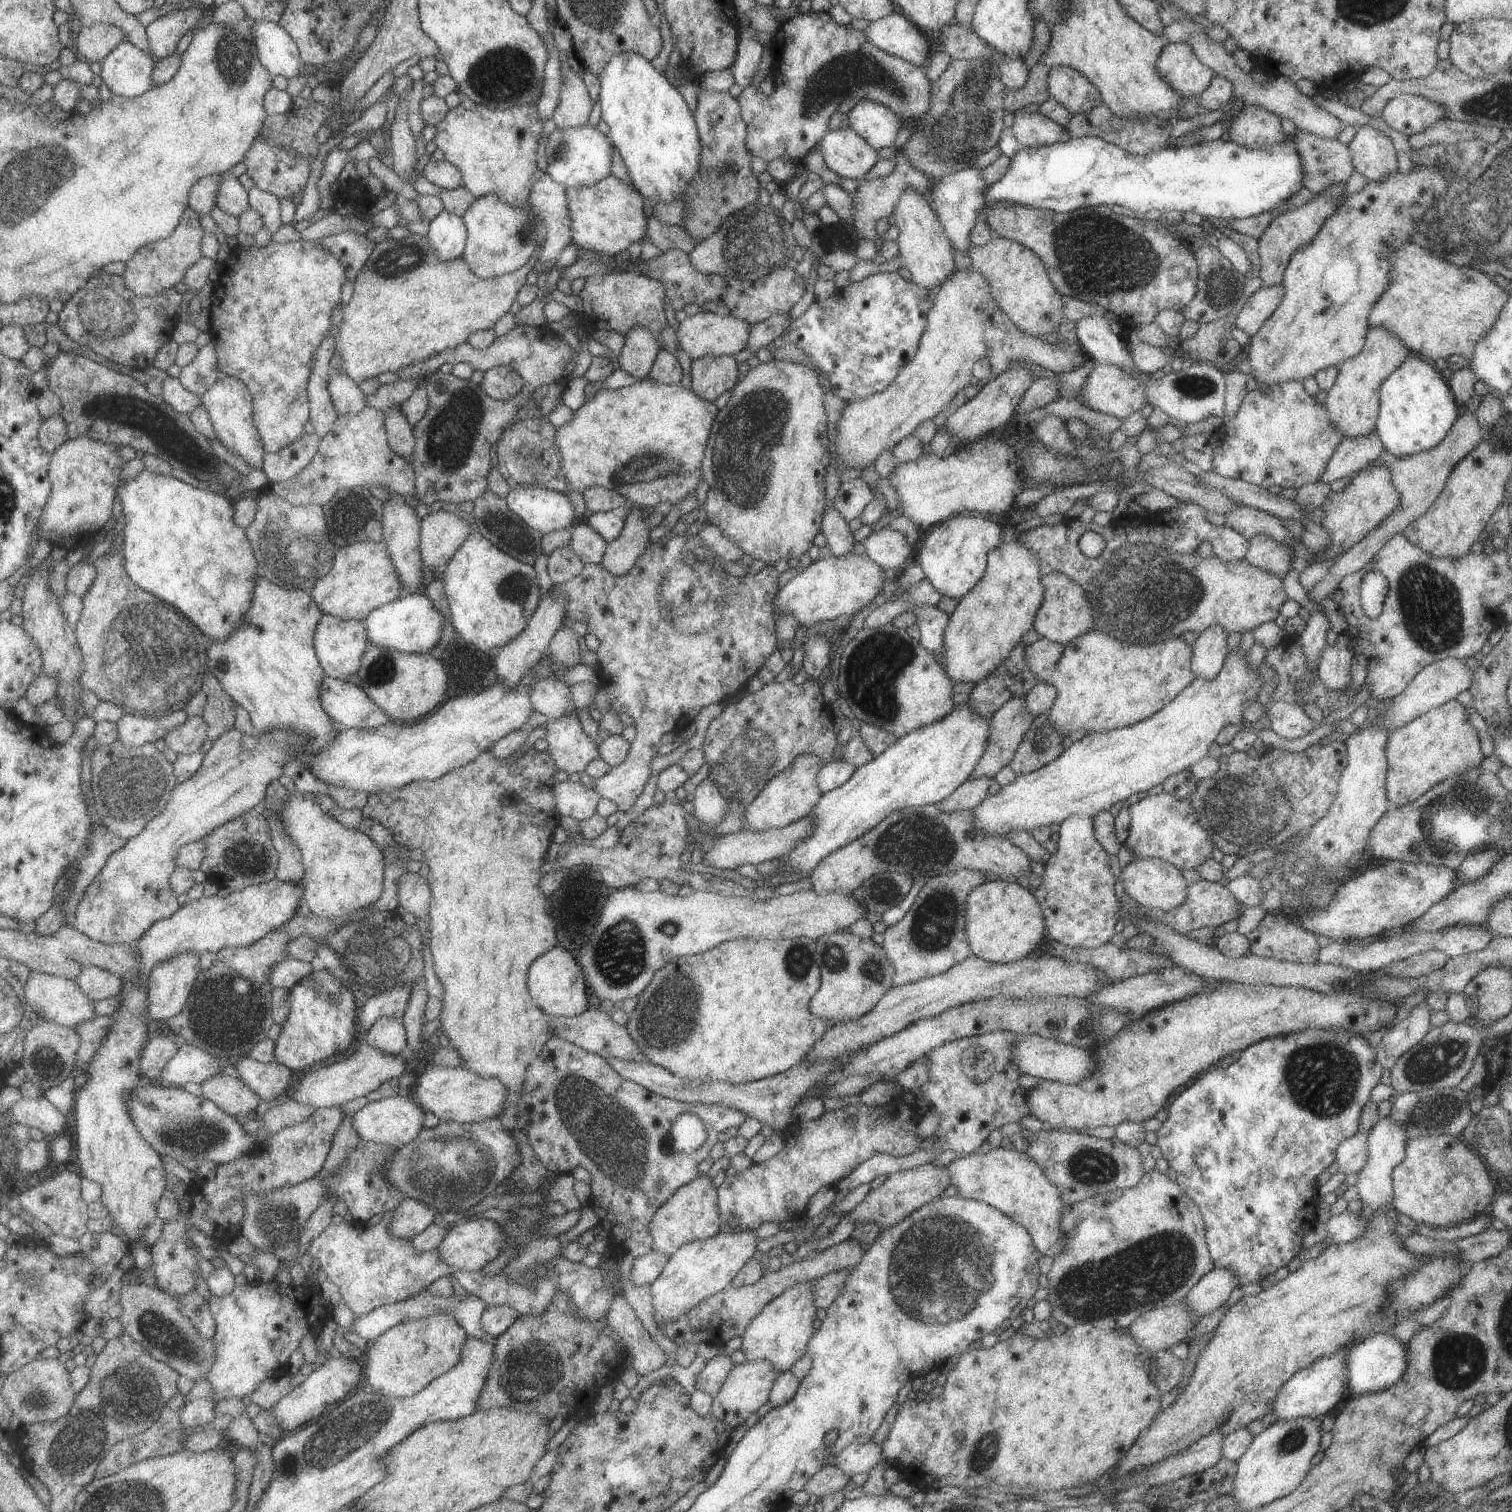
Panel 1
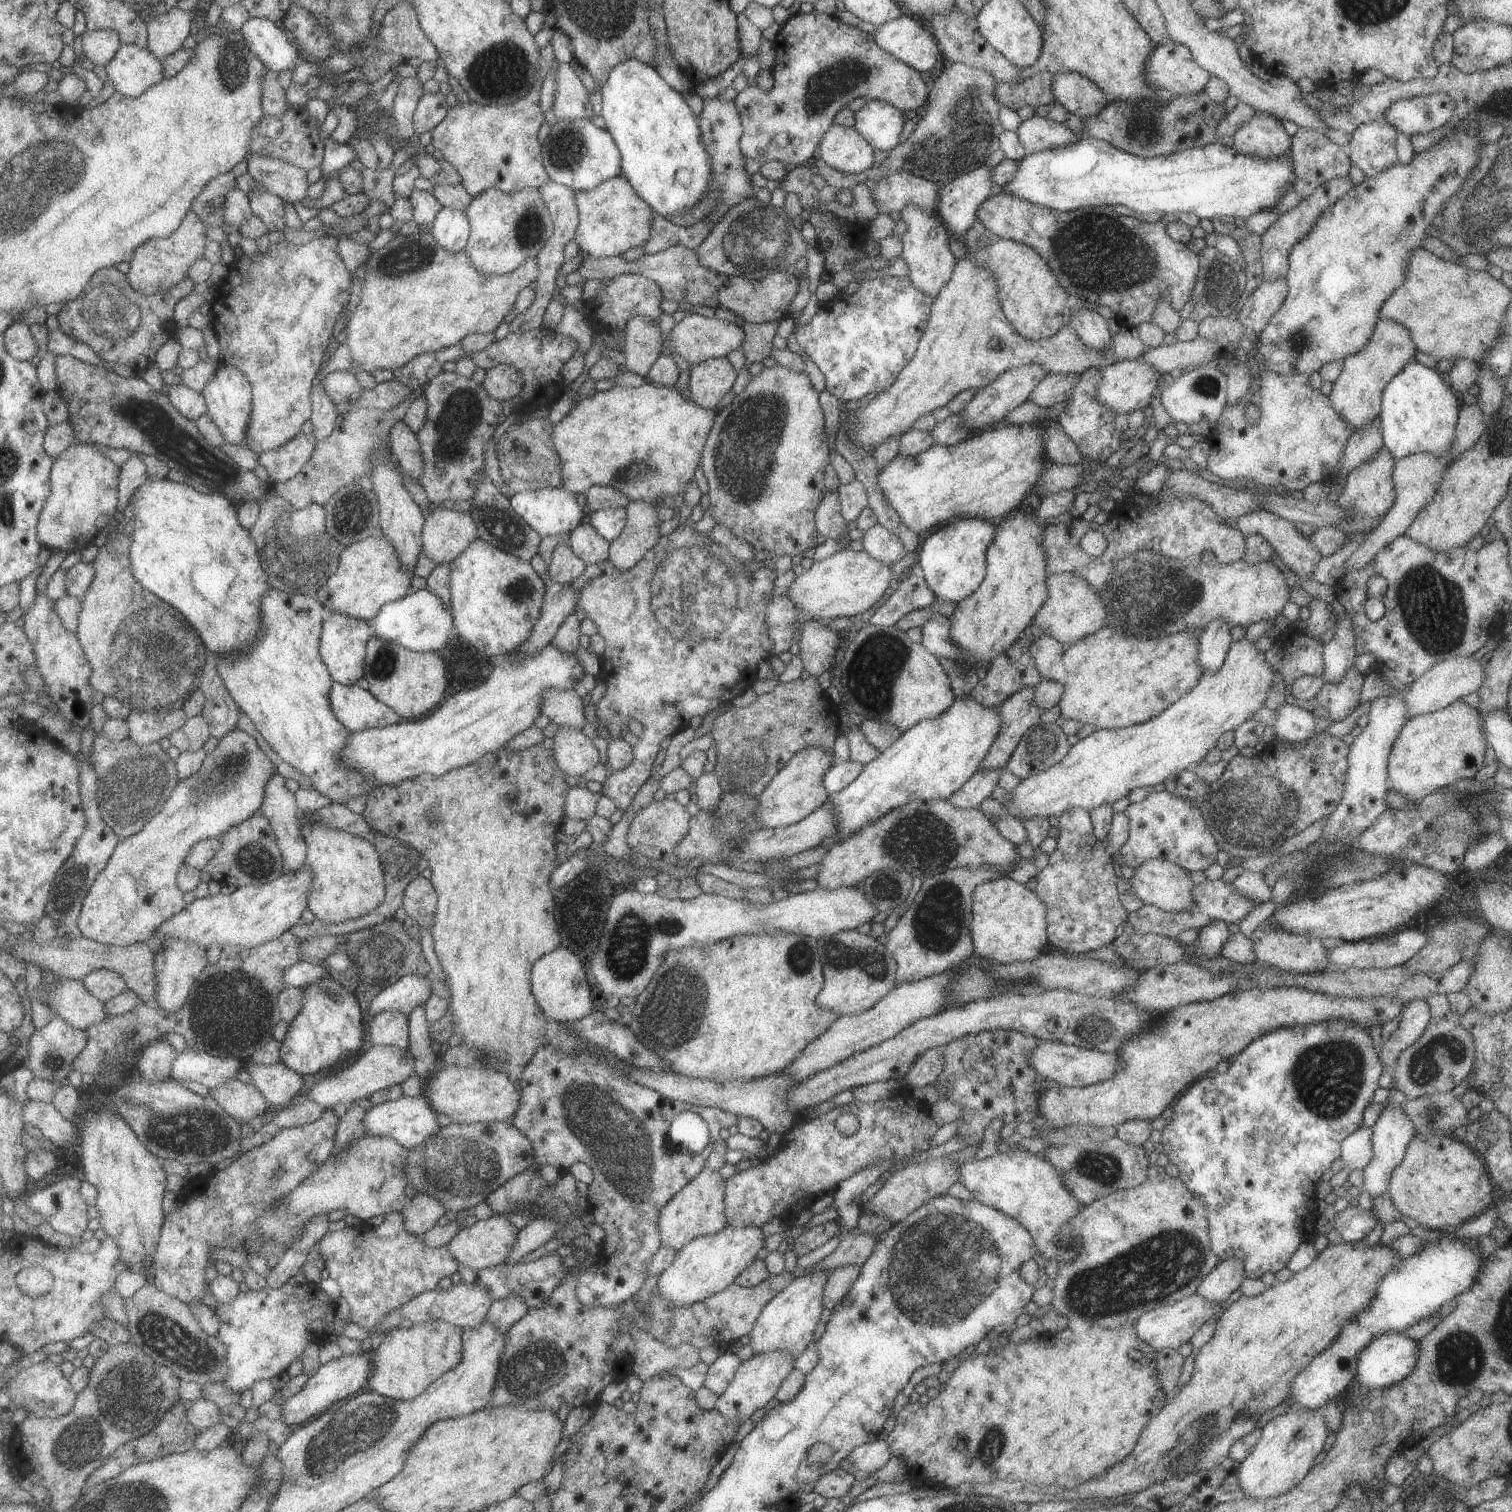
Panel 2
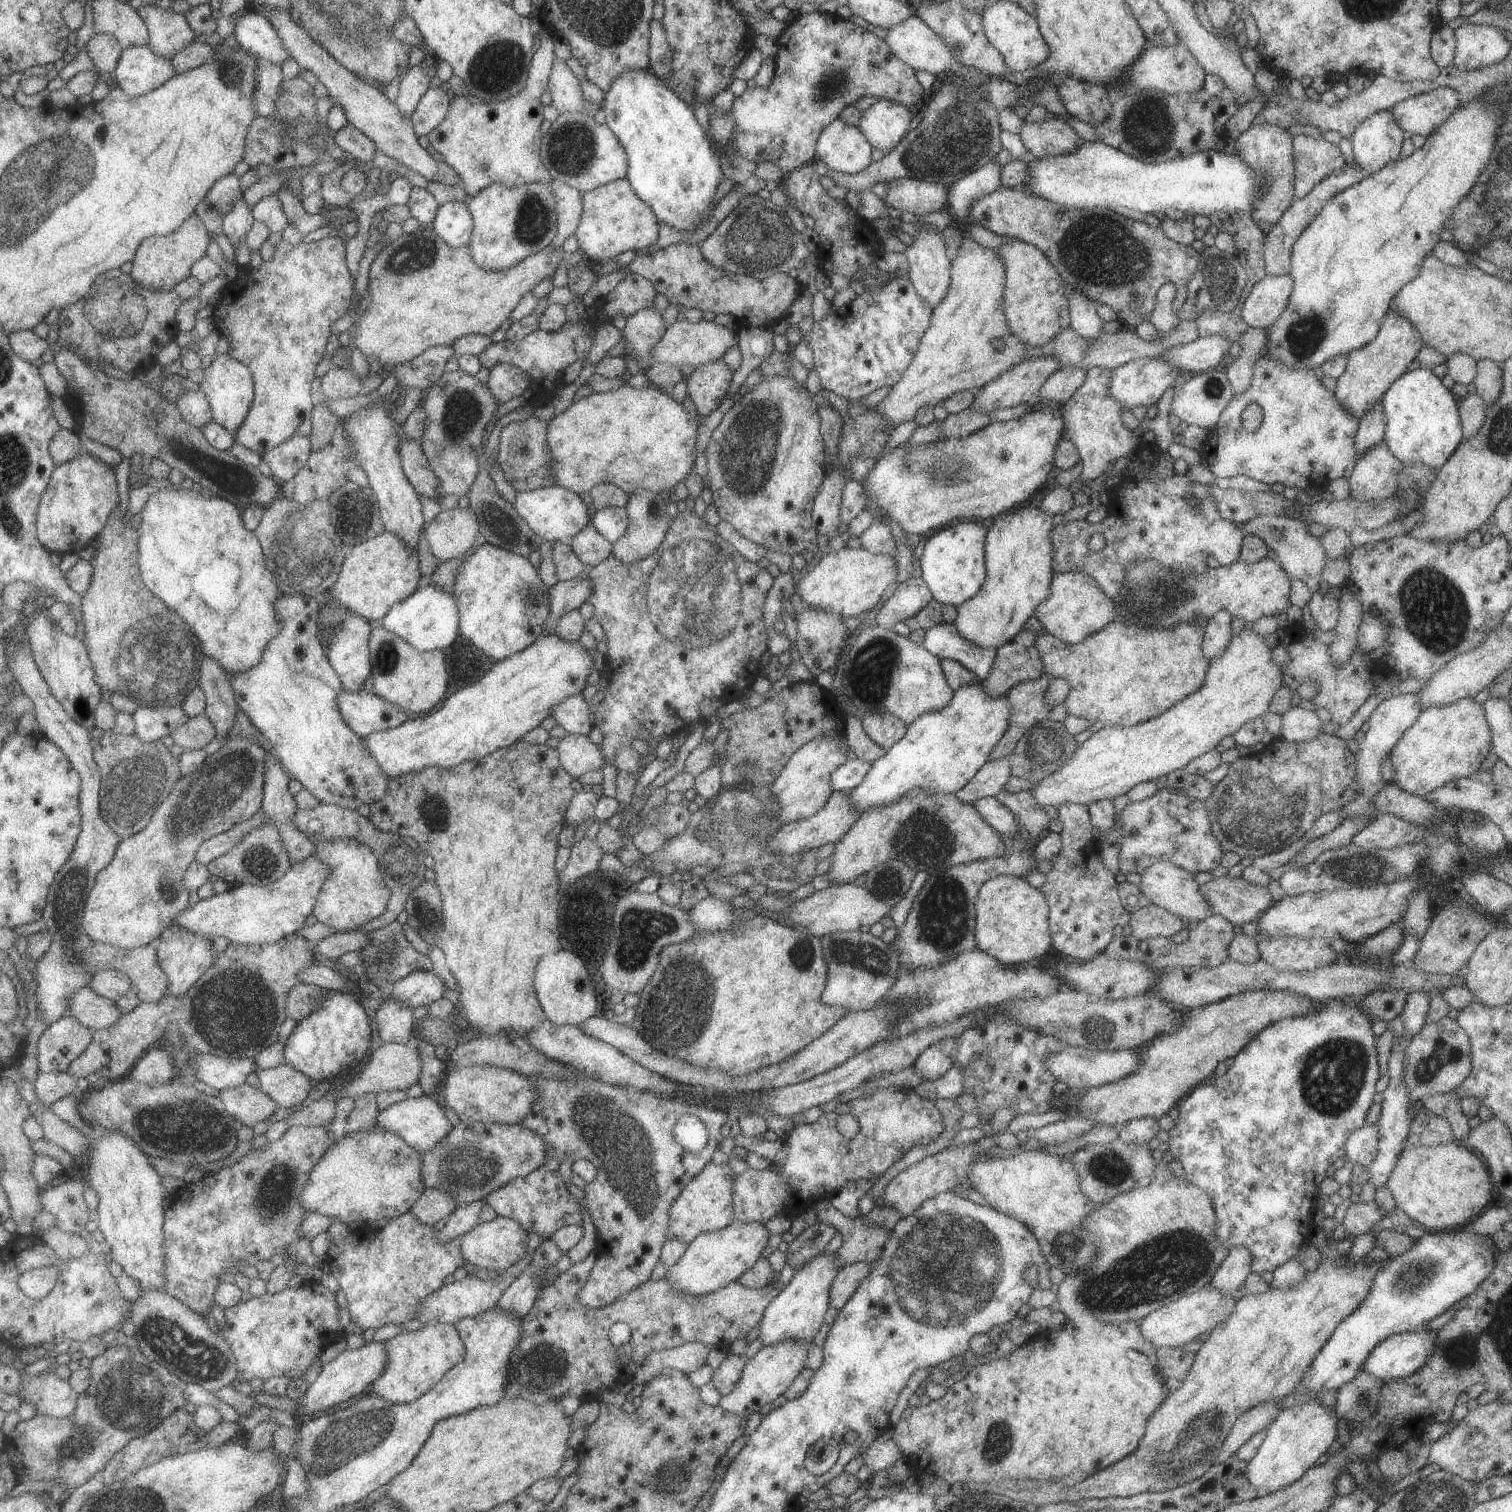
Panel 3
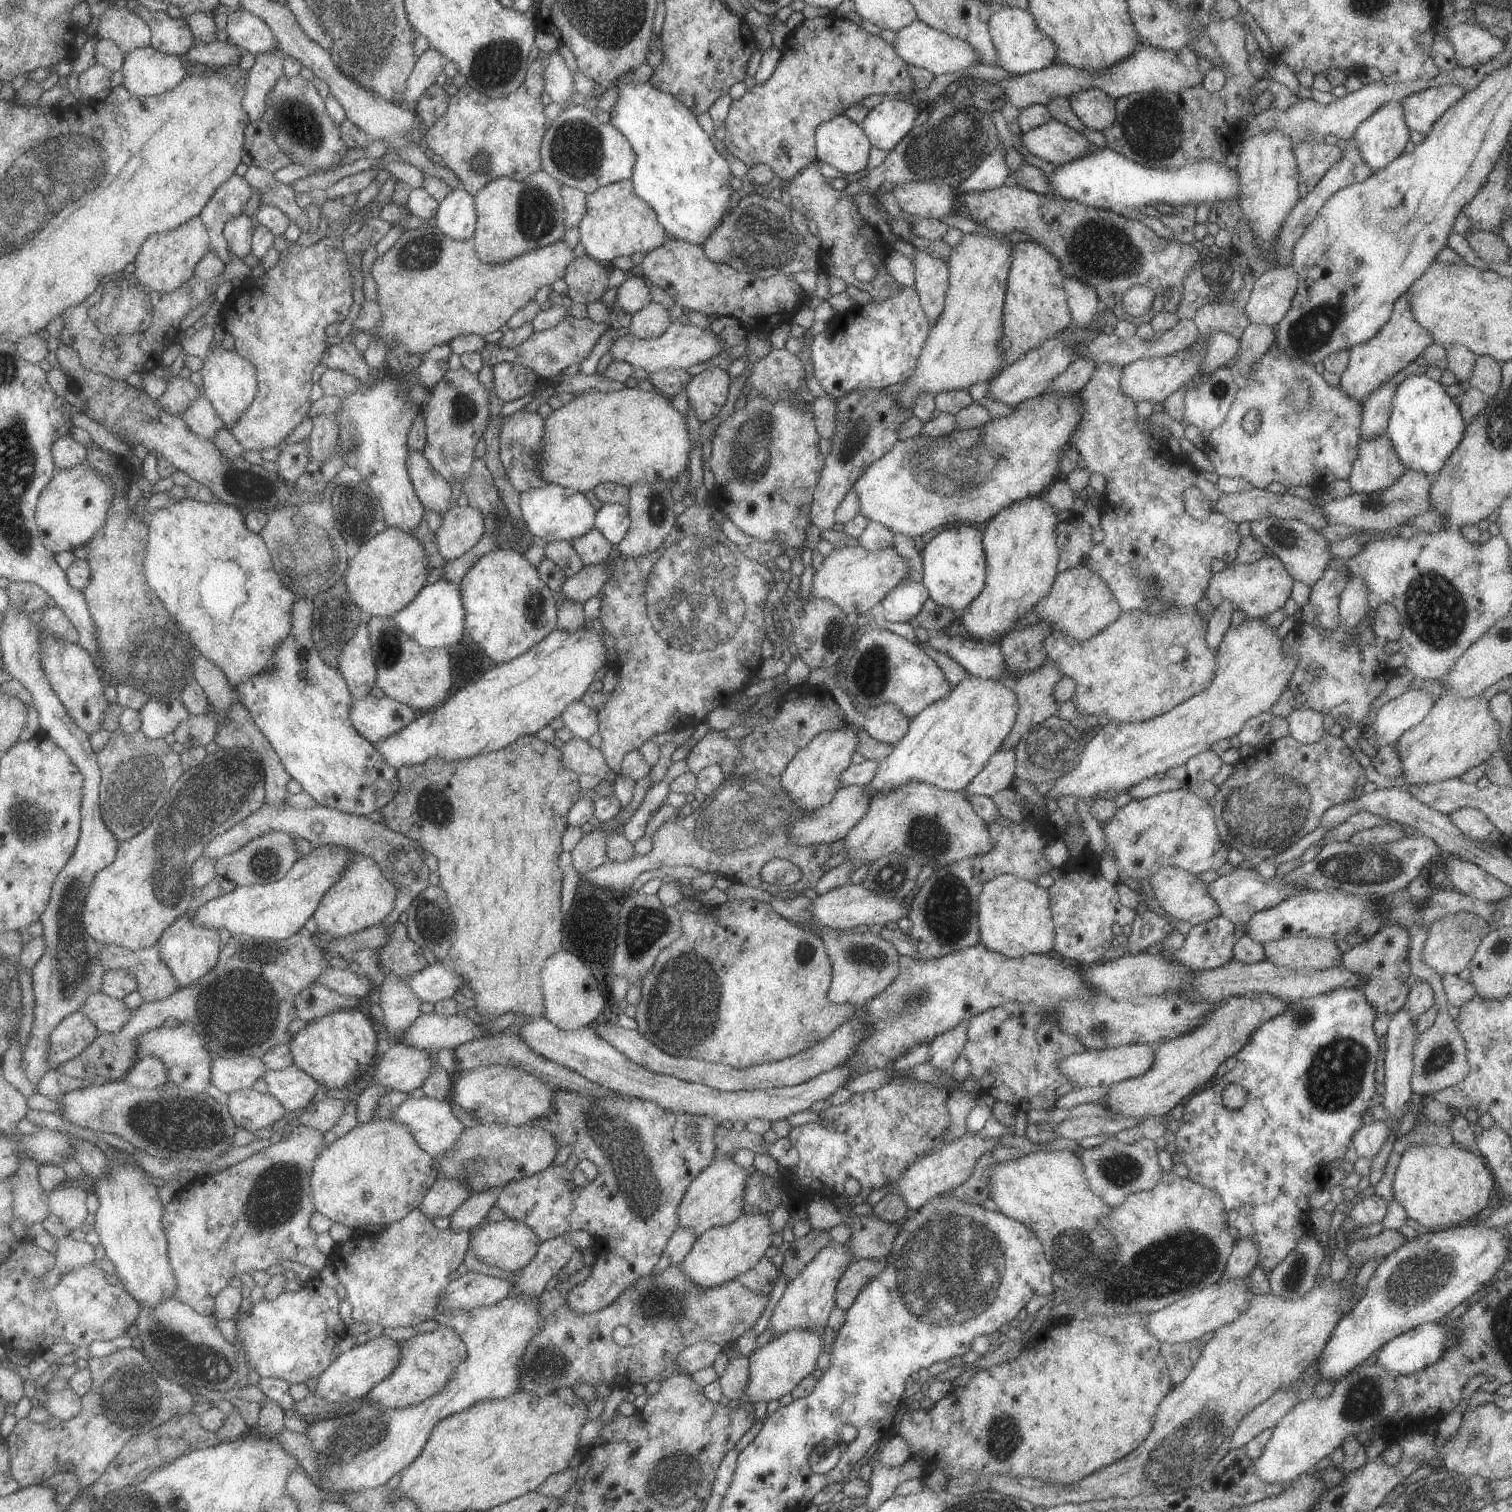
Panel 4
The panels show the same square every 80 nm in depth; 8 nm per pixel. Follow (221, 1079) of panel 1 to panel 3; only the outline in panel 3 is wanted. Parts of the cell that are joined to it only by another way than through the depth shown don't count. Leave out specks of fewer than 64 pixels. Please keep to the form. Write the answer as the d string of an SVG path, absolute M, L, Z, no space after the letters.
M249 1083L235 1089L224 1089L220 1097L227 1104L230 1114L235 1116L241 1125L249 1127L260 1122L268 1123L268 1118L272 1118L282 1107L262 1087L256 1088Z

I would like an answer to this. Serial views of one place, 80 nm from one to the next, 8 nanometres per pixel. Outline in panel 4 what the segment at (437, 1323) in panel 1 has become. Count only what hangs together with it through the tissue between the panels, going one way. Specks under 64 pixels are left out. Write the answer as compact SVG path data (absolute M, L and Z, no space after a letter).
M440 1325L433 1333L422 1333L409 1340L402 1340L399 1342L399 1345L401 1346L400 1364L388 1378L385 1378L380 1384L370 1389L366 1397L358 1400L364 1402L364 1400L368 1399L380 1404L382 1408L387 1409L401 1409L420 1404L432 1395L437 1395L453 1377L460 1363L463 1363L468 1358L465 1342L462 1342L462 1339L453 1328L447 1327L446 1325Z

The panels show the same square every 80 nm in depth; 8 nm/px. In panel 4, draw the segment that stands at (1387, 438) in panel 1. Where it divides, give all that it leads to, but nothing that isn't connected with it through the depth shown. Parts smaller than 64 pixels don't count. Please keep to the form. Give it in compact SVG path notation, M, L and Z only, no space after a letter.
M1424 374L1408 377L1397 386L1387 435L1407 469L1436 476L1444 466L1446 459L1456 450L1456 447L1464 438L1466 427L1467 424L1462 416L1457 400L1452 399L1446 393L1442 383L1434 381Z

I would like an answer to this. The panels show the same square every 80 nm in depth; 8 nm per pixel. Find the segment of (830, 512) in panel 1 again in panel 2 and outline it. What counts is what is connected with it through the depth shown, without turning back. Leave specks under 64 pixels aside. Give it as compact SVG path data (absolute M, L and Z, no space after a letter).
M827 489L815 510L817 531L826 538L840 540L848 538L848 523L841 513L839 494Z

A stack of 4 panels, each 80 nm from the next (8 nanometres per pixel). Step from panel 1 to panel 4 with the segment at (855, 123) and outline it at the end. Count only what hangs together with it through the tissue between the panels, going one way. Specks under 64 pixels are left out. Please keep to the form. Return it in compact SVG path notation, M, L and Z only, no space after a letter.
M885 98L870 110L869 115L863 120L862 128L869 136L872 147L890 152L915 127L914 122L920 112L917 102L904 98Z

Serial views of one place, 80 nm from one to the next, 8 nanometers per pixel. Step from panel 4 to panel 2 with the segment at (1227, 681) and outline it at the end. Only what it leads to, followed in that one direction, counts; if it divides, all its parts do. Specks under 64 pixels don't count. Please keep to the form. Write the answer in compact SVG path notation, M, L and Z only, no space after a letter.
M1247 637L1233 641L1222 666L1218 670L1204 672L1198 684L1164 712L1131 727L1099 729L1093 732L1072 745L1070 752L1059 763L1030 778L1021 779L1018 787L1011 791L1011 800L1002 803L1003 807L1020 820L1024 817L1059 818L1065 810L1076 807L1090 812L1096 806L1114 804L1116 800L1128 796L1136 787L1152 787L1177 775L1179 771L1191 769L1196 763L1204 762L1207 754L1217 746L1222 734L1234 732L1265 706L1268 693L1275 683L1275 672L1267 661L1265 652L1256 647L1256 642Z

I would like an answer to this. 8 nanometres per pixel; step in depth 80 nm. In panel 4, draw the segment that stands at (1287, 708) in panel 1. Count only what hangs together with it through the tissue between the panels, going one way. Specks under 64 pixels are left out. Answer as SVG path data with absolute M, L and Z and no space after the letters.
M1294 709L1286 720L1289 724L1289 735L1299 743L1315 743L1322 738L1324 715L1314 709Z

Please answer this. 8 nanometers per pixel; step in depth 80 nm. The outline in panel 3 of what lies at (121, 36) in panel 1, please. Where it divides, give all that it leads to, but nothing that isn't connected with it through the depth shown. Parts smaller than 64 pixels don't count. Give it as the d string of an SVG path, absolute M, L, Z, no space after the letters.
M110 33L95 34L86 49L102 74L114 73L125 51L118 37Z

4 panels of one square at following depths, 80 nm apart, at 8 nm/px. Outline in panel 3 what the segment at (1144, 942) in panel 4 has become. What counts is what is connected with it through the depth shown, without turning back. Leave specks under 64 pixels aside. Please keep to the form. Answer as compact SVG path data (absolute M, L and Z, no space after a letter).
M1158 905L1143 907L1131 914L1132 935L1138 940L1148 940L1156 937L1170 939L1179 930L1190 928L1187 919L1176 916Z

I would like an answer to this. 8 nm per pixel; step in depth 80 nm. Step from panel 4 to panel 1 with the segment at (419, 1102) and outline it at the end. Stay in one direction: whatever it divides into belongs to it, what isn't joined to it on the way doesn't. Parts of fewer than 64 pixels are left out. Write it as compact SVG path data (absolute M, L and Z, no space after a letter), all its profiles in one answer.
M412 1096L388 1097L379 1101L369 1102L358 1110L354 1116L354 1126L365 1141L389 1144L397 1149L410 1144L420 1131L424 1129L425 1110Z

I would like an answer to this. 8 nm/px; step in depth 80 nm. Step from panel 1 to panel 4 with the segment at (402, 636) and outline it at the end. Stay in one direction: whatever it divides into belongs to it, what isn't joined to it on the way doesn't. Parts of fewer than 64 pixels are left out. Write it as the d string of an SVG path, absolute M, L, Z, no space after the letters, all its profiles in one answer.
M440 579L425 586L416 598L392 616L394 626L413 638L421 647L450 647L462 640L465 630L465 608L460 583Z

